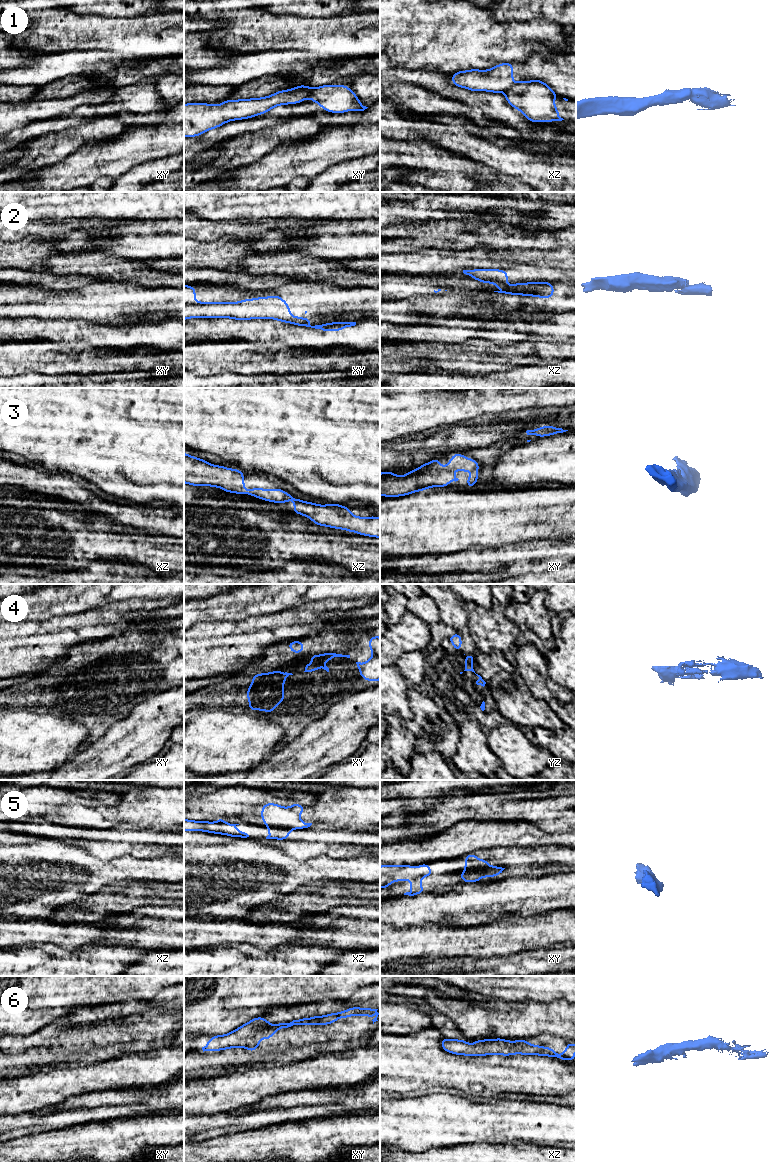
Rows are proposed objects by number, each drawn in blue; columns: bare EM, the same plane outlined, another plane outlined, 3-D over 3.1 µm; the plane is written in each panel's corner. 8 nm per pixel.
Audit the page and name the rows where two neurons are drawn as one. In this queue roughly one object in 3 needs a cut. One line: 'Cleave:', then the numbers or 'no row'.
Cleave: 1, 2, 5

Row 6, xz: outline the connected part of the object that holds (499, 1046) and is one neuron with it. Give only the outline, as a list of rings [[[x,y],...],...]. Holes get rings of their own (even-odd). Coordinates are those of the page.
[[[503,1038],[485,1039],[484,1041],[477,1039],[474,1044],[468,1044],[464,1039],[447,1039],[441,1040],[441,1047],[443,1050],[456,1054],[466,1056],[485,1056],[492,1054],[499,1054],[509,1056],[514,1054],[523,1055],[539,1055],[558,1058],[560,1060],[574,1060],[576,1058],[572,1055],[576,1051],[576,1044],[567,1043],[566,1051],[561,1054],[556,1054],[551,1047],[542,1047],[539,1045],[532,1045],[526,1039],[519,1039],[517,1042],[511,1040],[506,1041]]]

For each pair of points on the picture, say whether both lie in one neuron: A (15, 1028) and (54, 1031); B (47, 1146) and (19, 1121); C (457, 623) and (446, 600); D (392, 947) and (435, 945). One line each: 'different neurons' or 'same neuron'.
A: different neurons
B: different neurons
C: same neuron
D: same neuron

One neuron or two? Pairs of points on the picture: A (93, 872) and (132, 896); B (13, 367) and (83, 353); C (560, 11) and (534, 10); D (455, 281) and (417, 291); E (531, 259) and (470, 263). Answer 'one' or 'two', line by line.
A: two
B: one
C: one
D: one
E: one

